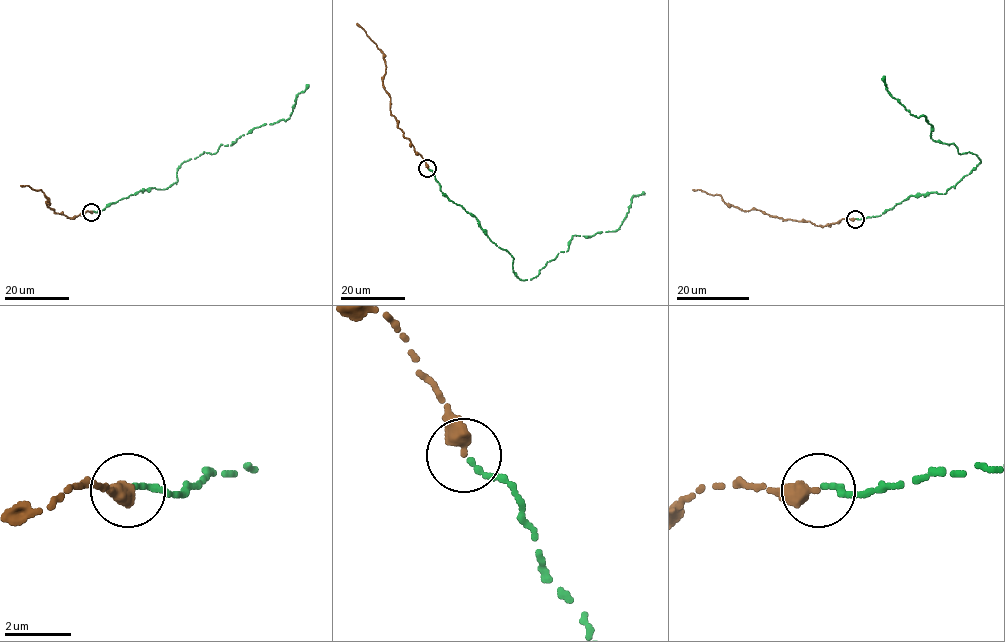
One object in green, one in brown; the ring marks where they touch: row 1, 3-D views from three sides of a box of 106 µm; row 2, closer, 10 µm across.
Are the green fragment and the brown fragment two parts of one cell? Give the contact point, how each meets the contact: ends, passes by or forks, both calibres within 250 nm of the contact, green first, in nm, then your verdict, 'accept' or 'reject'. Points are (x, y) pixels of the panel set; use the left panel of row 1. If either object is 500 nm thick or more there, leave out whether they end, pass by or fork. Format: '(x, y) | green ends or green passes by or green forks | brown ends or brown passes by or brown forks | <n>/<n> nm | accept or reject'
(91, 212) | green ends | brown ends | 170/400 nm | accept

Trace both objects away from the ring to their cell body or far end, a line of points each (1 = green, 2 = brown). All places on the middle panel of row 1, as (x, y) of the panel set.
1: (428, 168), (440, 190), (510, 253), (522, 280), (566, 251), (572, 235), (615, 231), (632, 197), (644, 193)
2: (428, 168), (390, 113), (390, 95), (382, 84), (386, 72), (383, 53), (356, 24)

